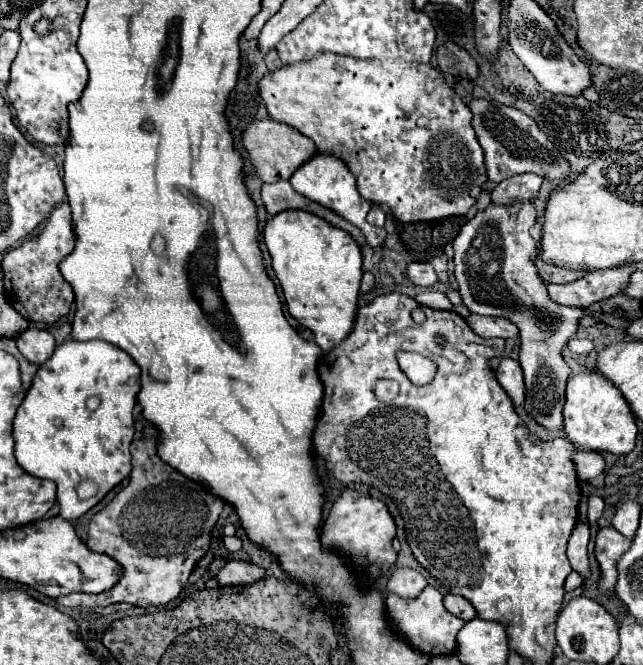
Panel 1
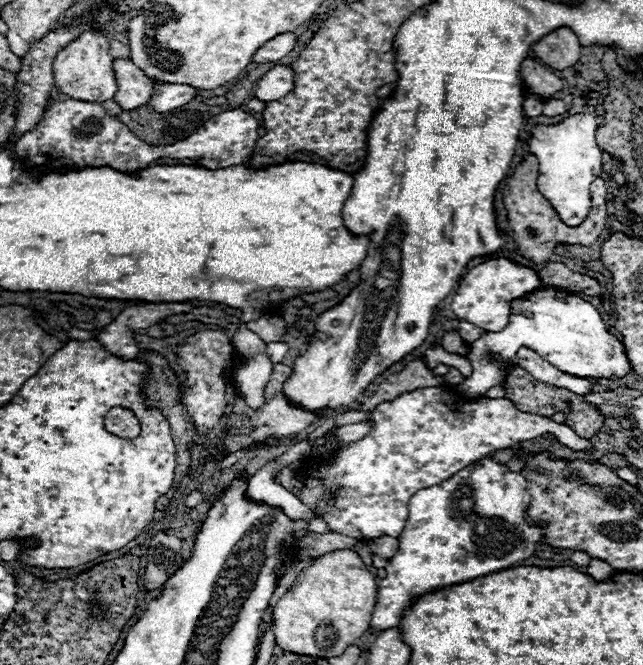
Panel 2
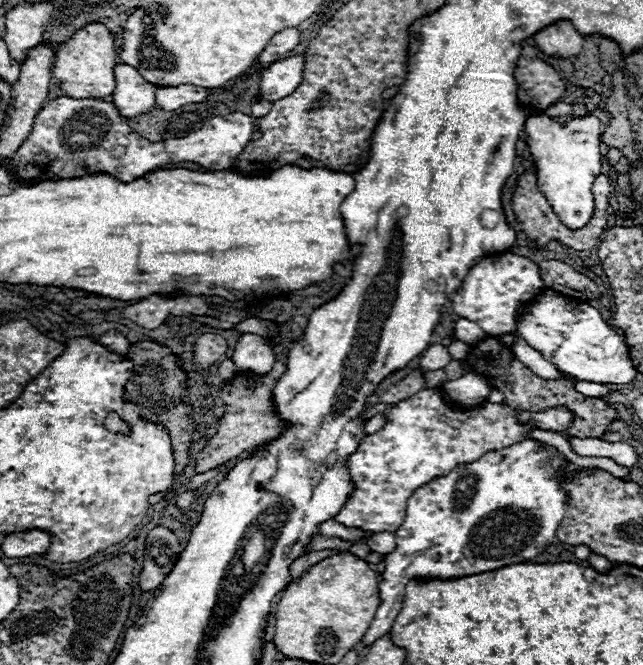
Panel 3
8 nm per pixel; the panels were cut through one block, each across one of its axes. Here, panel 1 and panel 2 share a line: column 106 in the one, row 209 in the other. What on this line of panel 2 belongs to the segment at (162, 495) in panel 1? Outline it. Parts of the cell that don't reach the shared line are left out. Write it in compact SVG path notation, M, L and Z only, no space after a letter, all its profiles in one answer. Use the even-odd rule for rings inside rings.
M534 154L526 156L516 168L514 168L514 174L510 176L506 188L504 188L504 196L502 196L502 202L504 202L504 208L508 212L508 228L510 228L510 234L512 234L512 240L516 242L516 250L520 256L528 258L530 262L536 262L536 264L544 264L550 260L552 256L552 250L558 246L558 244L578 244L583 246L589 246L593 244L602 230L604 229L605 222L608 214L606 211L606 182L602 178L596 178L594 180L594 186L590 190L590 196L592 196L592 208L588 212L588 218L580 224L580 226L566 226L560 216L556 214L556 210L552 208L552 204L542 196L542 192L536 188L536 172L538 172L538 158ZM528 230L534 230L536 232L536 238L532 238L528 234Z

